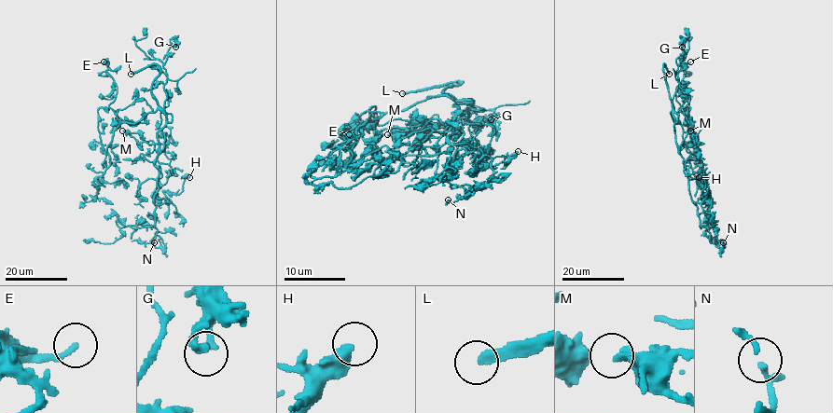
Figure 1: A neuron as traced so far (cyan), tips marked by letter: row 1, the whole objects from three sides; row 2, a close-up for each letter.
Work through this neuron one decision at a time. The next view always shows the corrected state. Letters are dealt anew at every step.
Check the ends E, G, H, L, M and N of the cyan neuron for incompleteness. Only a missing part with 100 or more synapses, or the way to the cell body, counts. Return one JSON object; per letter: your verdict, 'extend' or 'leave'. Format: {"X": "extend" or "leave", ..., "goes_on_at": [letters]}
{"E": "leave", "G": "leave", "H": "leave", "L": "extend", "M": "leave", "N": "leave", "goes_on_at": ["L"]}

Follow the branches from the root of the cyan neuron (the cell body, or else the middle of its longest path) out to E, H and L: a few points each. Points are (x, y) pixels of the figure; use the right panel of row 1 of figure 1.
E: (675, 134), (673, 109), (671, 112), (677, 123), (680, 103), (676, 88), (684, 76), (684, 64), (690, 61)
H: (675, 134), (677, 152), (687, 171), (689, 194), (695, 205), (709, 194), (701, 194), (705, 182), (699, 177)
L: (675, 134), (673, 105), (663, 64), (669, 74)

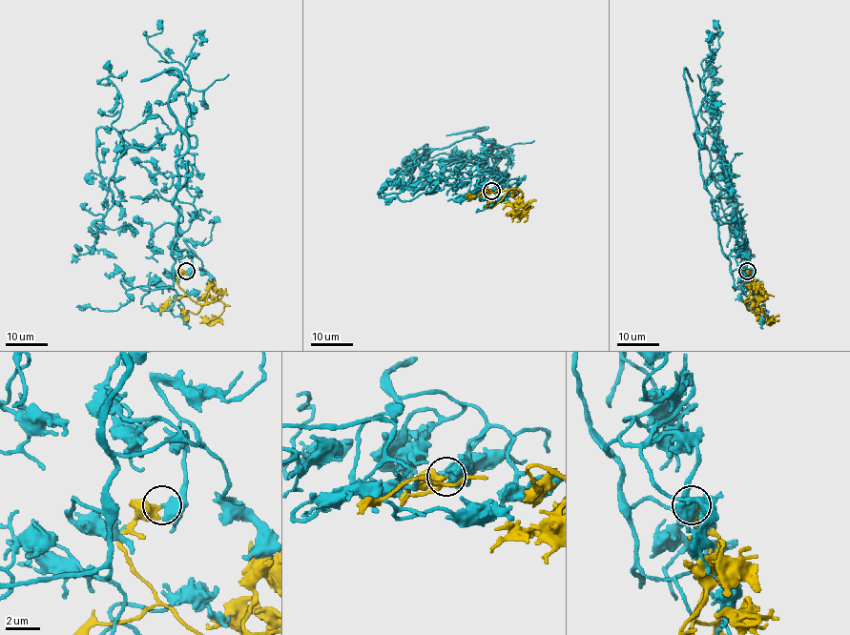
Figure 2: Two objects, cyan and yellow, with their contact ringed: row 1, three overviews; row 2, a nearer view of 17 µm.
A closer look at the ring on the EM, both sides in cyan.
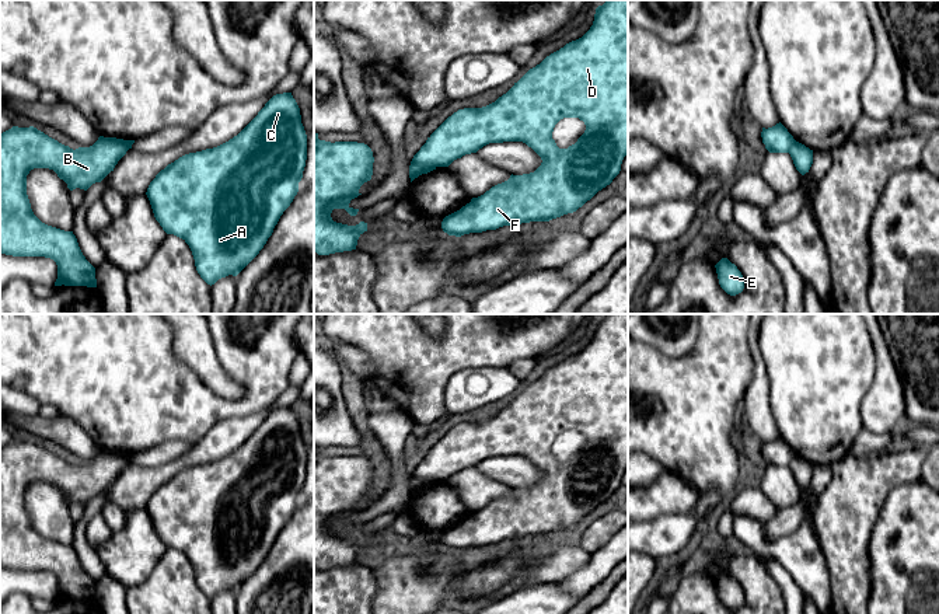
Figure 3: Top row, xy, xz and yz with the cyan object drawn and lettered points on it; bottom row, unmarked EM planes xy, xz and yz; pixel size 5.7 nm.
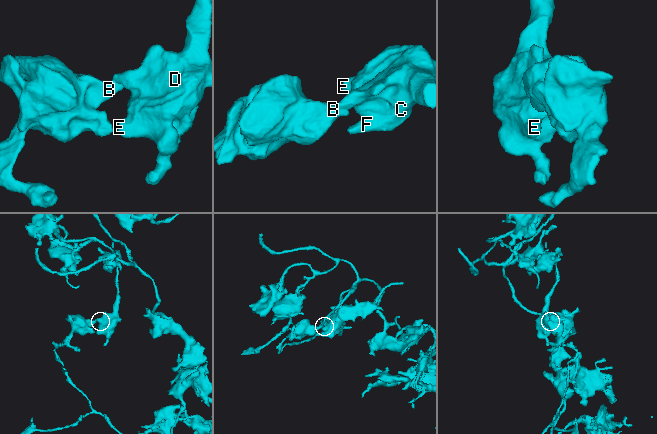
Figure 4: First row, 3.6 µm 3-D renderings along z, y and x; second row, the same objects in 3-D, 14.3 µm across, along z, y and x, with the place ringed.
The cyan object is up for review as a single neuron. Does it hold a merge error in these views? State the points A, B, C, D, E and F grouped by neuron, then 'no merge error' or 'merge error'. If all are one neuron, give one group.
A C D E F / B | merge error

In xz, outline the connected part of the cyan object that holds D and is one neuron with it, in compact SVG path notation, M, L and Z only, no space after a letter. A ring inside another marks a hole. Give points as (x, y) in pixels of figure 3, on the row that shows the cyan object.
M607 0L596 8L590 29L579 39L566 43L530 69L514 86L495 102L482 108L464 108L448 116L426 140L411 163L430 167L448 167L465 154L477 153L489 143L523 142L542 160L530 174L510 175L484 195L472 198L460 210L446 216L441 228L448 236L496 230L530 221L549 221L576 212L619 174L628 154L628 0ZM563 118L579 118L586 130L568 149L559 149L552 139L555 125Z

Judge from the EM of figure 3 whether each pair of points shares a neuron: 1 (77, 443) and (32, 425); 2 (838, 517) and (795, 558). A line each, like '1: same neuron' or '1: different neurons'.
1: same neuron
2: different neurons

